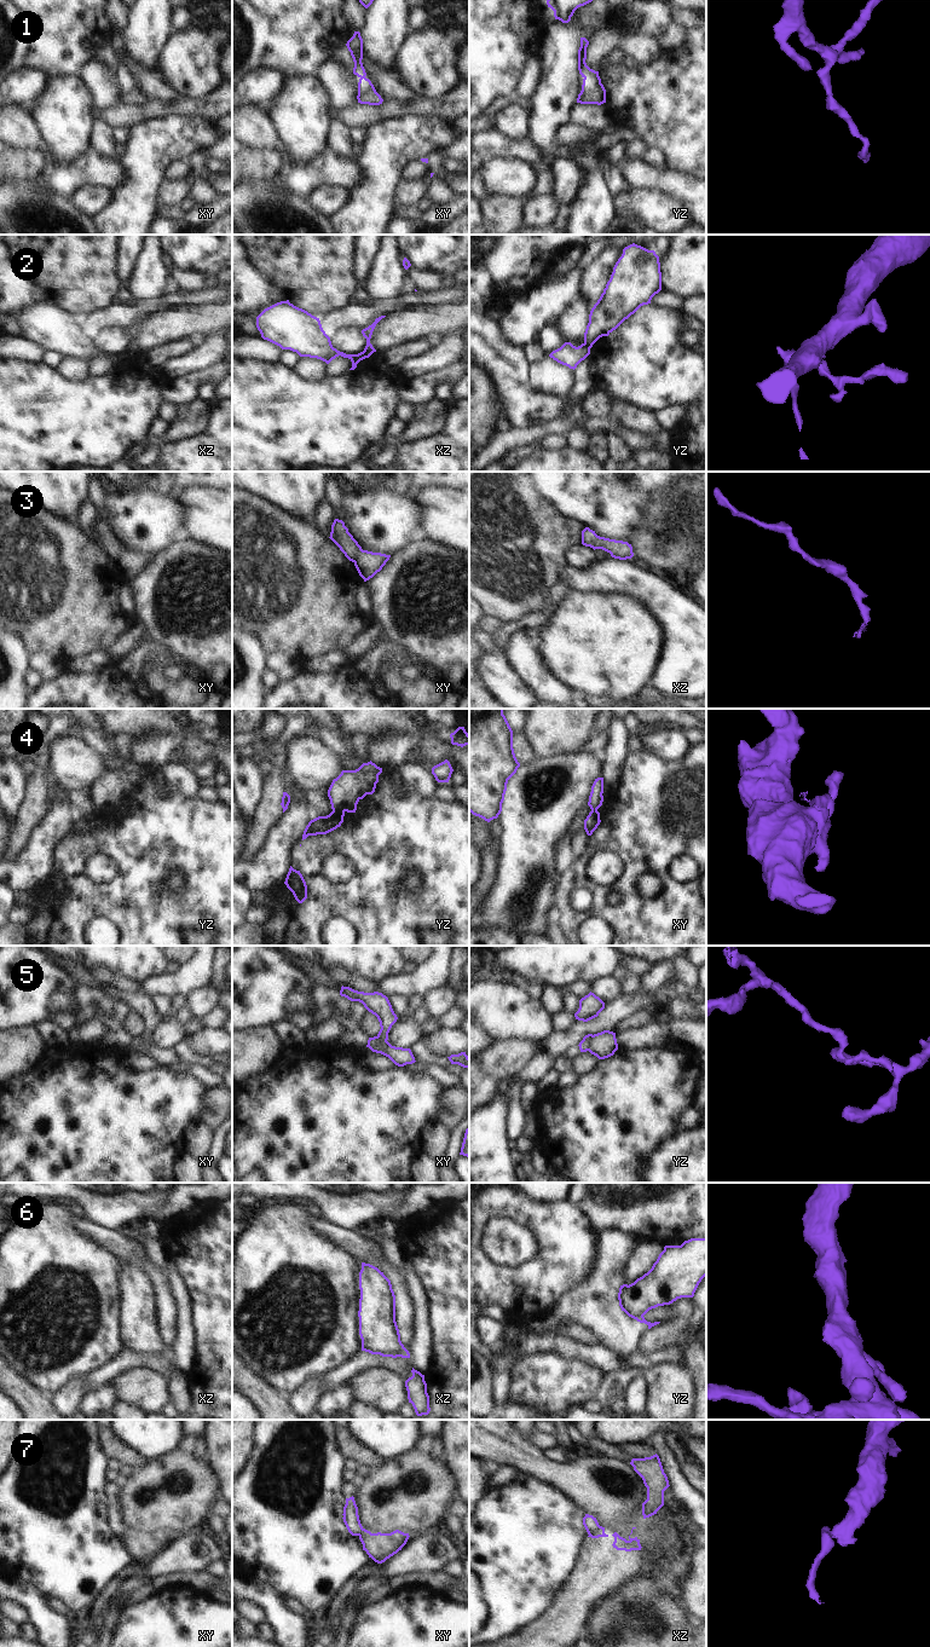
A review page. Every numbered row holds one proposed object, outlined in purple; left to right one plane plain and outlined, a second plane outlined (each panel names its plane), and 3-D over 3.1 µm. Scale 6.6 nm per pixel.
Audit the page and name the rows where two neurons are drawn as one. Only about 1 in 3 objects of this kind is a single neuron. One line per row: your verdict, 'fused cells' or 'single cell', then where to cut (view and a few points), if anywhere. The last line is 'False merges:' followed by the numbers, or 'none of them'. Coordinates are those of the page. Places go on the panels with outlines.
1: single cell | no cut
2: fused cells | xz (364, 350), (371, 353)
3: single cell | no cut
4: fused cells | yz (333, 810), (344, 812)
5: fused cells | xy (376, 1036), (382, 1053)
6: fused cells | yz (642, 1315), (634, 1318)
7: fused cells | xz (599, 1525), (589, 1535)
False merges: 2, 4, 5, 6, 7

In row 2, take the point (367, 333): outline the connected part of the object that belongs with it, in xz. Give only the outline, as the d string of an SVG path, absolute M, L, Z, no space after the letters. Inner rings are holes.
M381 316L381 317L376 318L371 325L369 325L368 328L362 330L363 336L366 339L366 346L364 348L365 352L369 352L369 353L376 352L376 349L370 343L370 339L371 339L371 335L372 335L372 331L375 329L376 324L385 317L386 316Z

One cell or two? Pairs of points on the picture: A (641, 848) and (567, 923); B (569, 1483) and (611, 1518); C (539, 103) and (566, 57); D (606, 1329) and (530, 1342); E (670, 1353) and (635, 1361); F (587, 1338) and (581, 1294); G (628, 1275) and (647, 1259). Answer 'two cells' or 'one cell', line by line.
A: one cell
B: one cell
C: one cell
D: two cells
E: one cell
F: two cells
G: one cell

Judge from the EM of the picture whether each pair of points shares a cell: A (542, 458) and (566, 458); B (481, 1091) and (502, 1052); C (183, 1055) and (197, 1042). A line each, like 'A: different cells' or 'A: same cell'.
A: same cell
B: same cell
C: different cells

